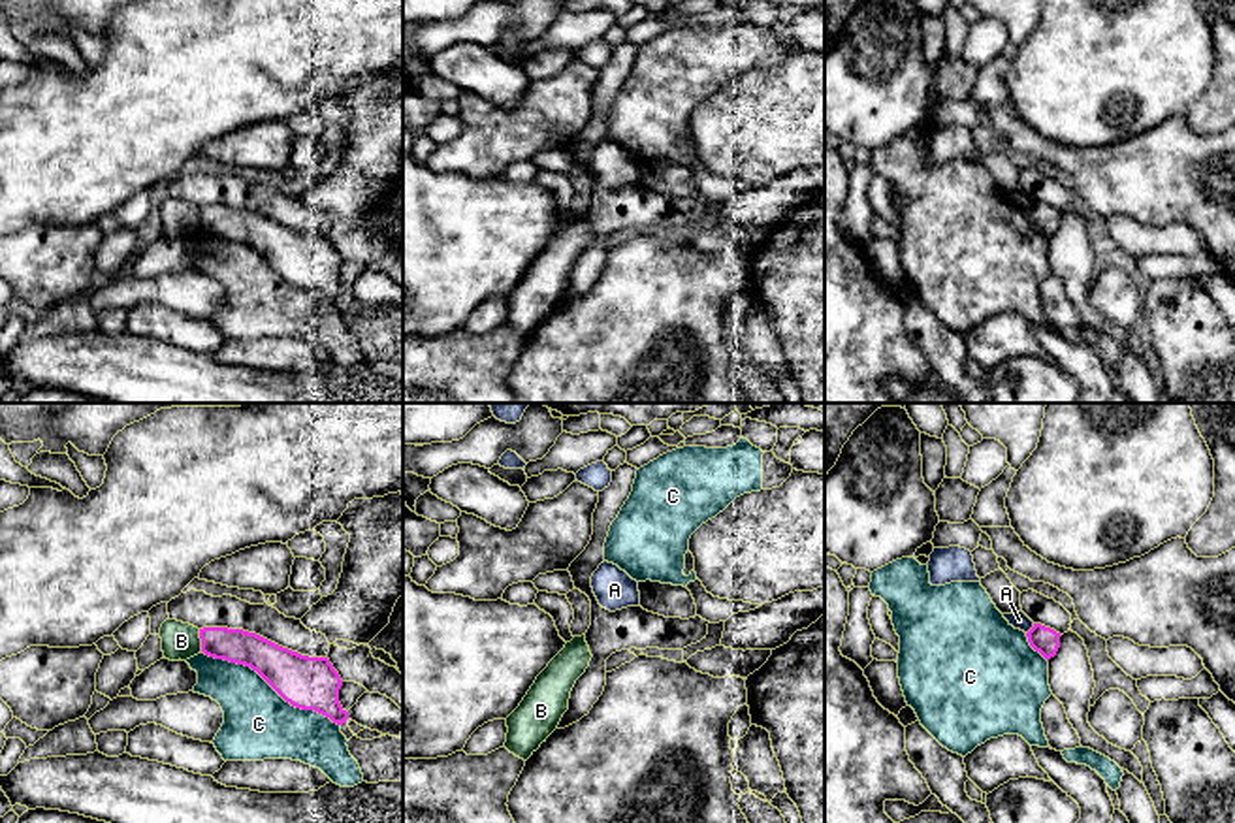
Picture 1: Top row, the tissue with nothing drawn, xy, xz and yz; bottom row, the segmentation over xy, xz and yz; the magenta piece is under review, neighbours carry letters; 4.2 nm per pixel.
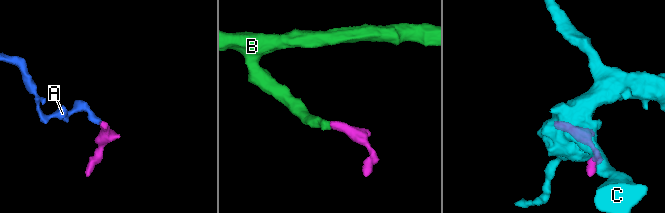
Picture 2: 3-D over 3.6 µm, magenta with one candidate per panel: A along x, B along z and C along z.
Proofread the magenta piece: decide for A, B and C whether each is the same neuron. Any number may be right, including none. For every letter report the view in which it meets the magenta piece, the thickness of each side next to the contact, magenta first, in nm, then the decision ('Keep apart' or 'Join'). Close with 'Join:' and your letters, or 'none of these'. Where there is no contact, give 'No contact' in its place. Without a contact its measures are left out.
A: Touches magenta in yz. Thickness 120 nm (magenta) against 70 nm. Keep apart
B: Touches magenta in xy. Thickness 150 nm (magenta) against 160 nm. Keep apart
C: Touches magenta in xy. Thickness 220 nm (magenta) against 300 nm. Keep apart
Join: none of these

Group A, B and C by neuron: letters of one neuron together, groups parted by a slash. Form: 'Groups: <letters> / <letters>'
Groups: A / B / C

